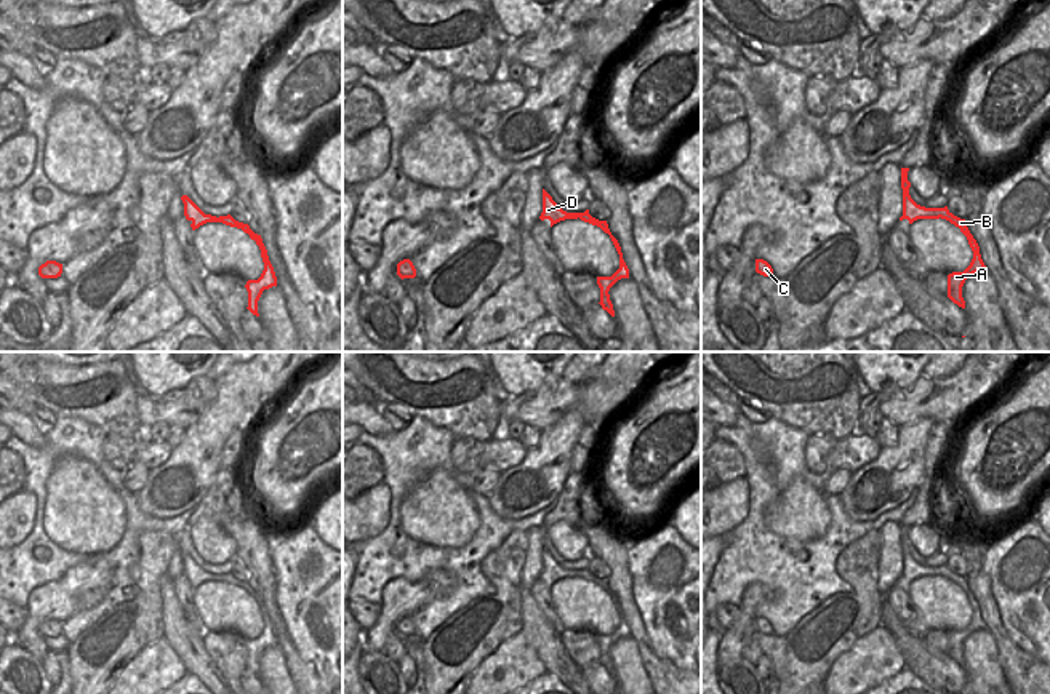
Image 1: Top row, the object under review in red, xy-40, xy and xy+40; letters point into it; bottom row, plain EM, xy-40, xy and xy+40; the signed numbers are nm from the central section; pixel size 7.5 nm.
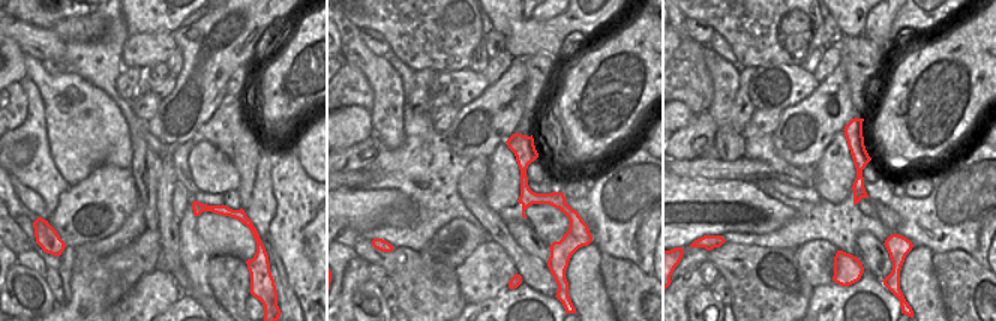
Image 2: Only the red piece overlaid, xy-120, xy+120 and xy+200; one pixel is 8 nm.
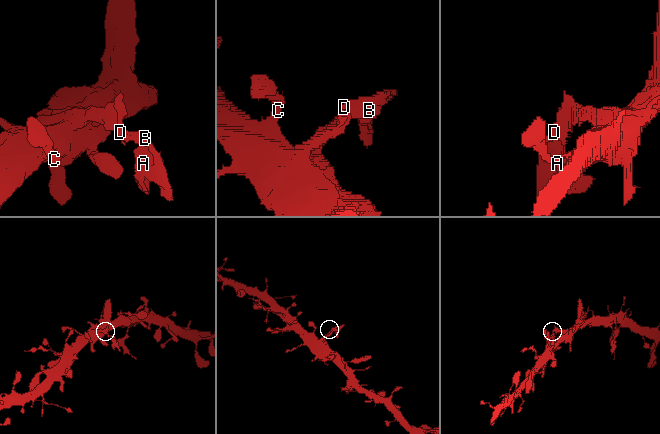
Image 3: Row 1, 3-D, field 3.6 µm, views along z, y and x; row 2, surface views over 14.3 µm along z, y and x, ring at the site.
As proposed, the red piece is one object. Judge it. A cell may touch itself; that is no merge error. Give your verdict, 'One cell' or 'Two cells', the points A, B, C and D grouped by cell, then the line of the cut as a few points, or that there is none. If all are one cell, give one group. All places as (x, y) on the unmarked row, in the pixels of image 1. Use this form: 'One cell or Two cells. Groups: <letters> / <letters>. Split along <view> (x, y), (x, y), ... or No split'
Two cells. Groups: A B / C D. Split along xy+40 (949, 571), (938, 574).

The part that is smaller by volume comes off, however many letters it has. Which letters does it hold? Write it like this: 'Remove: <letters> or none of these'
Remove: A, B

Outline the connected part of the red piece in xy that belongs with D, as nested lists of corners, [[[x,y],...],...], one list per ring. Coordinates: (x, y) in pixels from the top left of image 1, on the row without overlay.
[[[543,547],[543,571],[539,574],[541,579],[549,577],[551,585],[565,577],[578,577],[579,572],[589,572],[589,568],[584,571],[567,571],[557,564],[552,555]]]

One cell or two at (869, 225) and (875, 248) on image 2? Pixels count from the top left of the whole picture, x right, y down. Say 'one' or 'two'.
two

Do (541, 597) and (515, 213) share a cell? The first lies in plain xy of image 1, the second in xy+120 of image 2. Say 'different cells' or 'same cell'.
different cells

